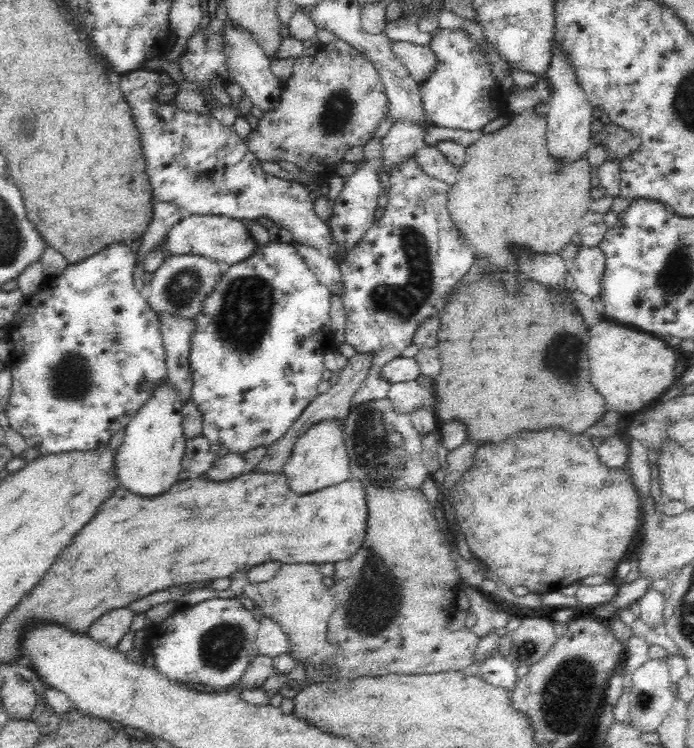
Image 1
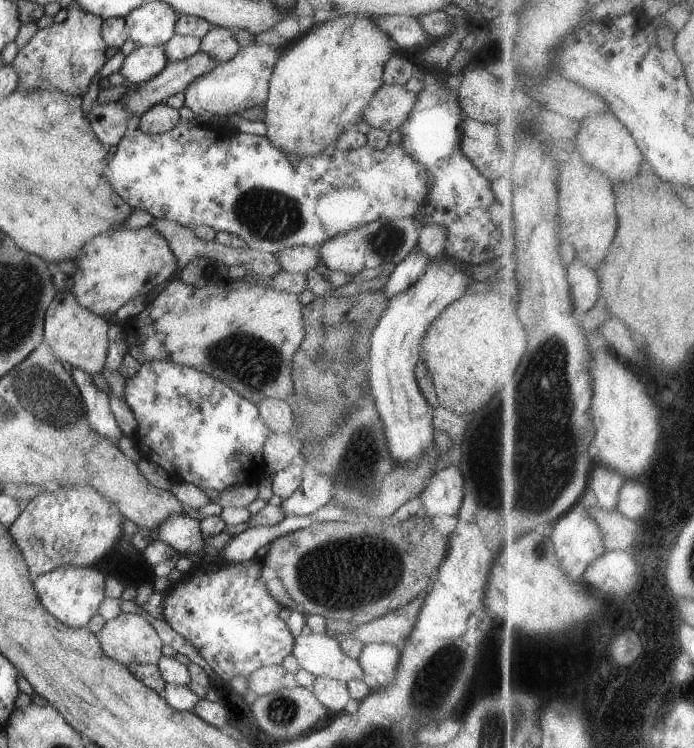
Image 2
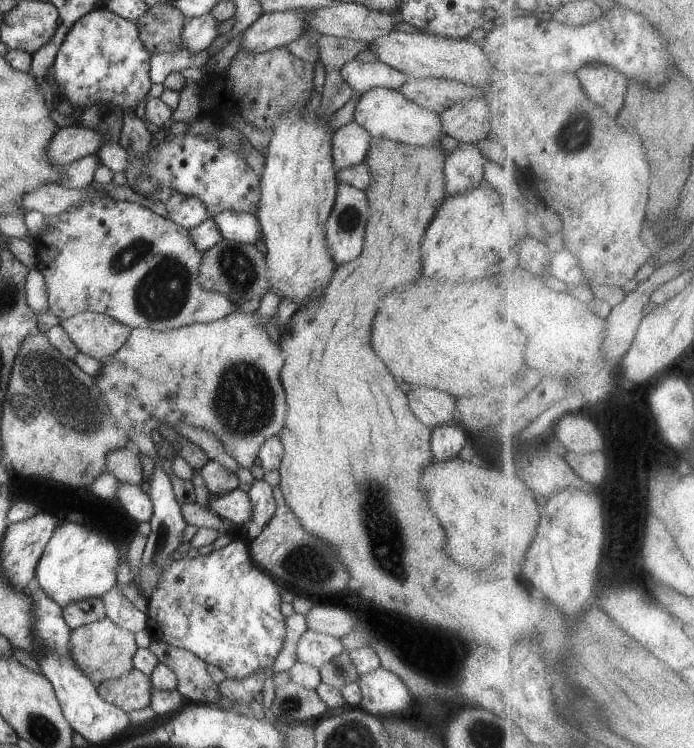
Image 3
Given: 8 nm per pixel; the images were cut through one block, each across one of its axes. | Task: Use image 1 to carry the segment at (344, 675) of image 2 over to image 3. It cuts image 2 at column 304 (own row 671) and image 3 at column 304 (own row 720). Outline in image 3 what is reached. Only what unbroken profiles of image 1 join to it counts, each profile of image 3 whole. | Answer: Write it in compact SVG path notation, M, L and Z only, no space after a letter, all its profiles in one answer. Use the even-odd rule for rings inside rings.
M306 629L298 640L297 661L320 668L332 657L345 650L343 641L330 635L323 635Z

